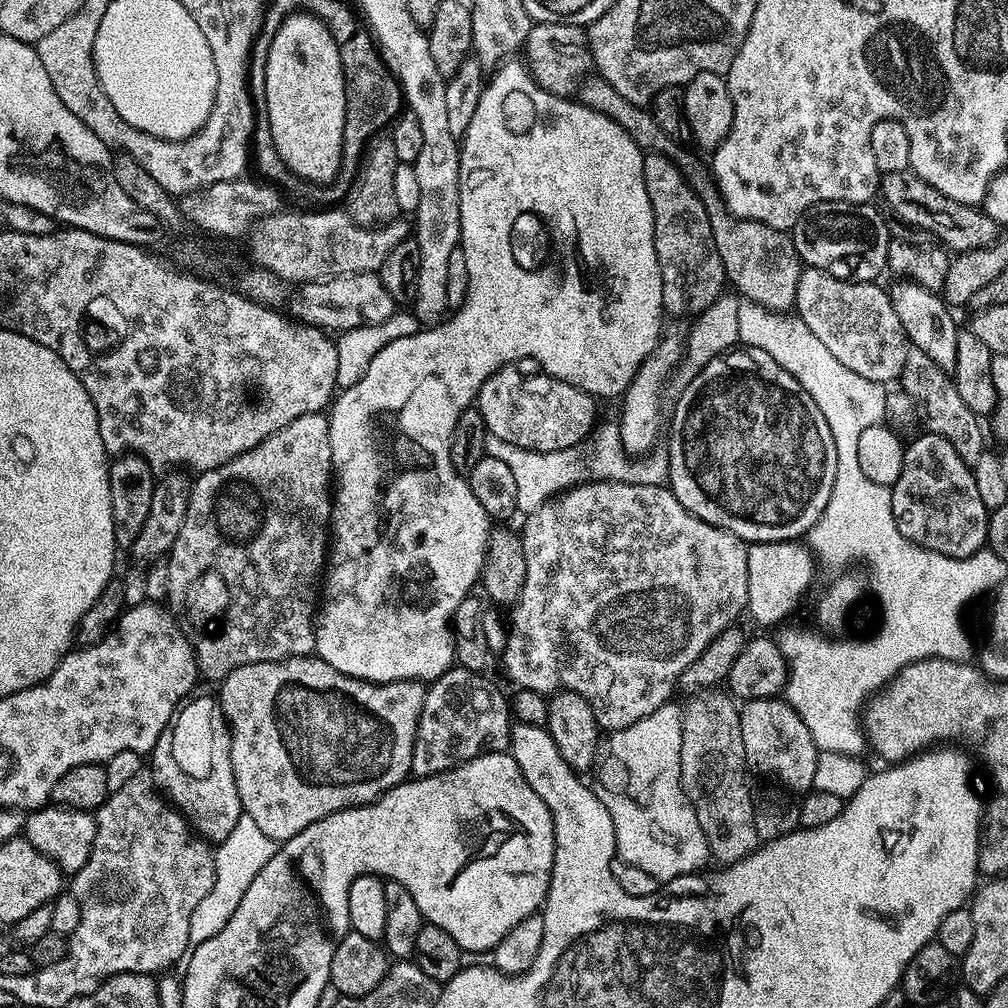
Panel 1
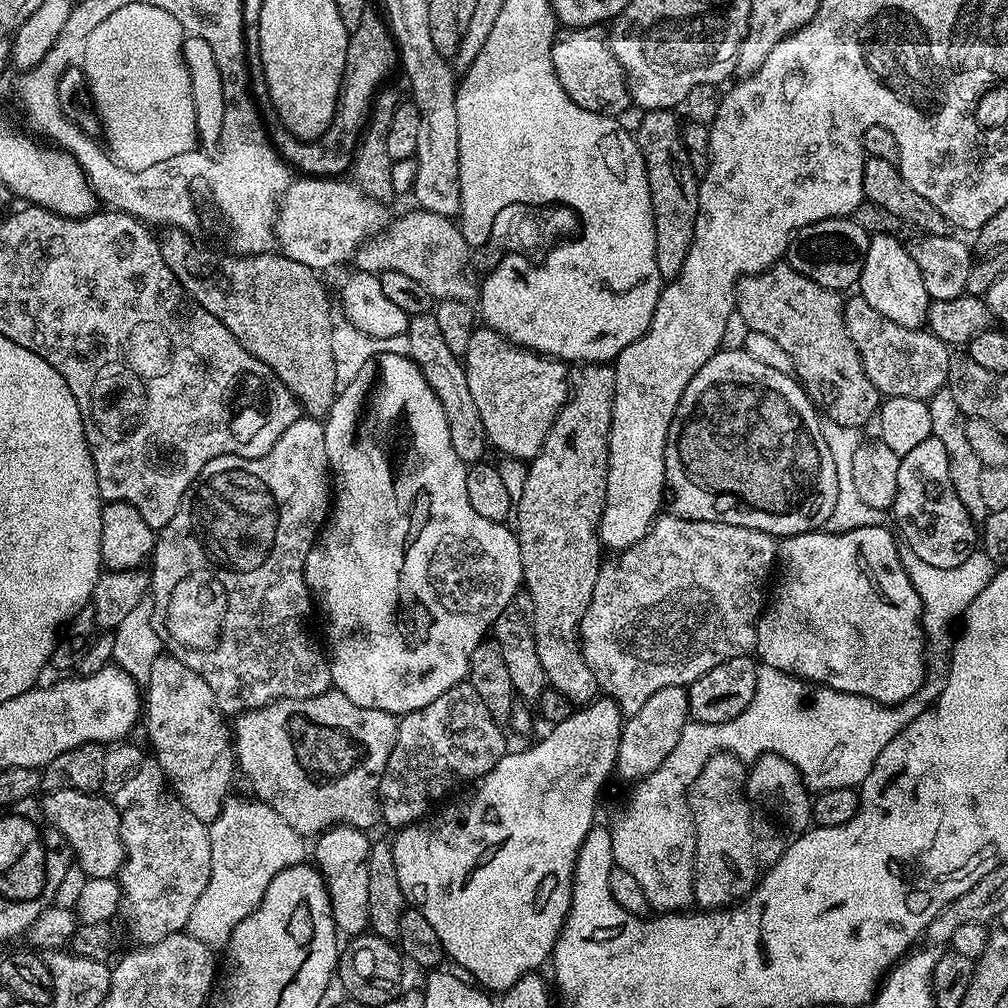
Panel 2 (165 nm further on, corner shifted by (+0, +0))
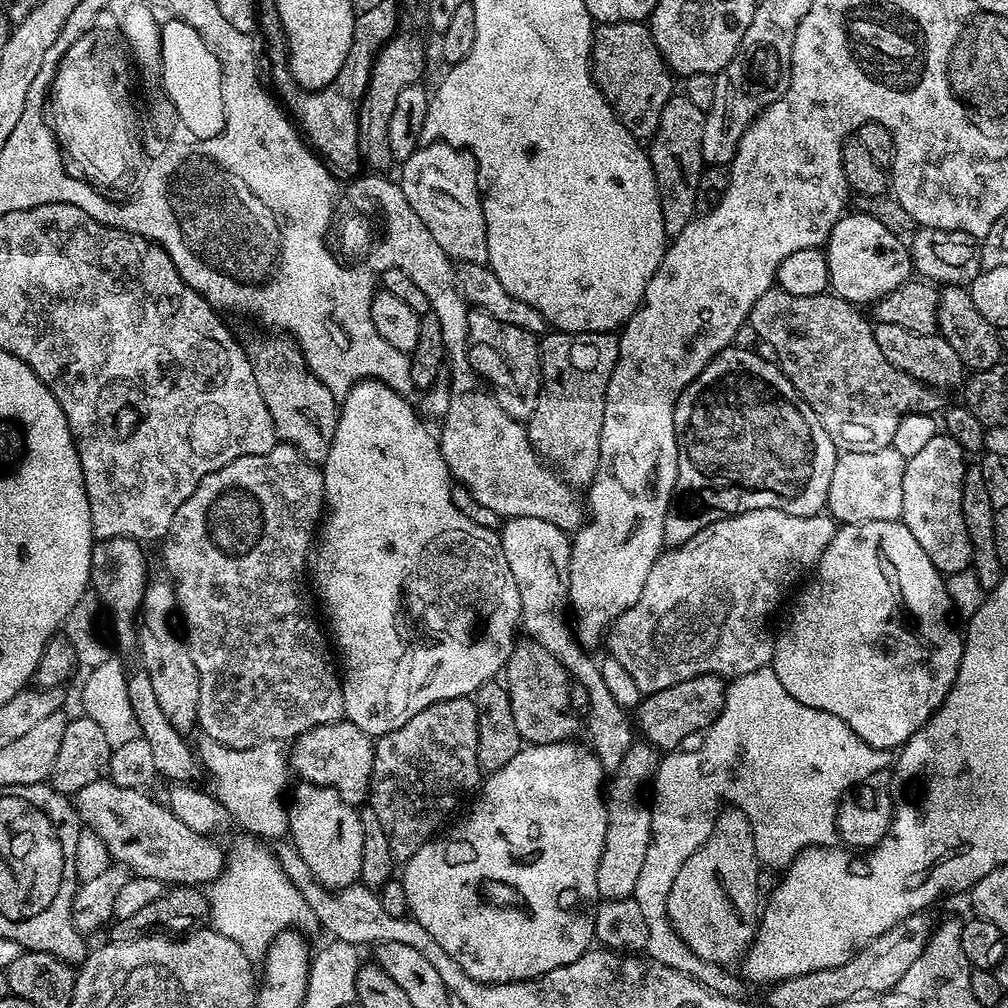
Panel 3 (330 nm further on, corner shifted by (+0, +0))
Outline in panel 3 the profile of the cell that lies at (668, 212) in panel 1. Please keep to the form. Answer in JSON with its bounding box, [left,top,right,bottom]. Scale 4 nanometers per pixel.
[646,94,706,238]

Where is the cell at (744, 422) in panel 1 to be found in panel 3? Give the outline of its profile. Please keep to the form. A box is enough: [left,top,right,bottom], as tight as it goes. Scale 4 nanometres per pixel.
[664,346,838,548]

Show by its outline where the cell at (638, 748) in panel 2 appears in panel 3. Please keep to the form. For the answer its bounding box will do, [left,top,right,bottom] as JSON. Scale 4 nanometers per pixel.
[598,743,661,900]

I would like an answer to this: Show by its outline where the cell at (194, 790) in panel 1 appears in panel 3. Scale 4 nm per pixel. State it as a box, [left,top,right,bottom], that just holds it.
[138,579,200,734]

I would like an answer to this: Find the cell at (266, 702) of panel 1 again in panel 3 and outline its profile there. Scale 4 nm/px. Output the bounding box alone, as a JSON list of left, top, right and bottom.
[290,718,373,806]

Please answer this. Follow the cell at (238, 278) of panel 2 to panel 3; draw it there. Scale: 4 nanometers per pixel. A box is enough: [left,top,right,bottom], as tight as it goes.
[250,334,338,462]

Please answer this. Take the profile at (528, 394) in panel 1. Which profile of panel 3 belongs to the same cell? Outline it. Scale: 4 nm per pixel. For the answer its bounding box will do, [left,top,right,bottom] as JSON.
[468,311,540,421]

